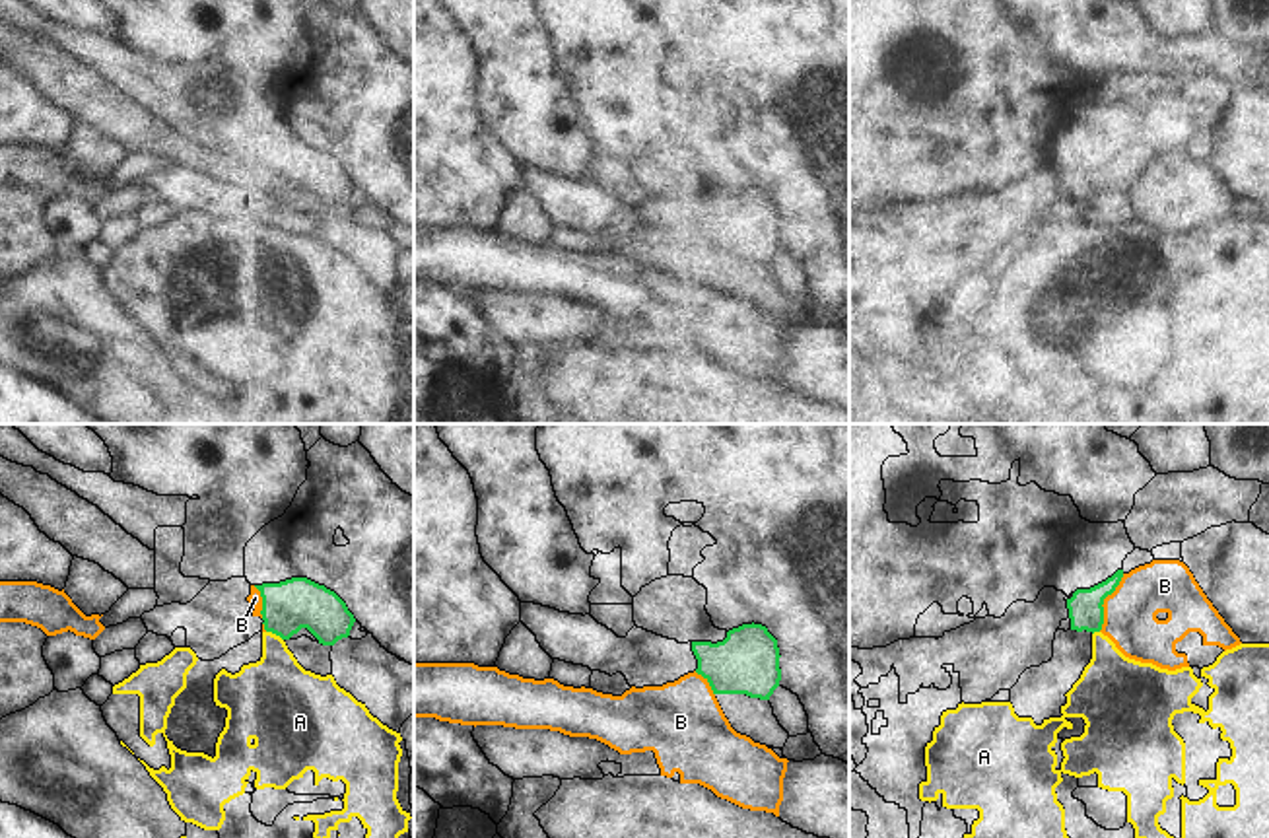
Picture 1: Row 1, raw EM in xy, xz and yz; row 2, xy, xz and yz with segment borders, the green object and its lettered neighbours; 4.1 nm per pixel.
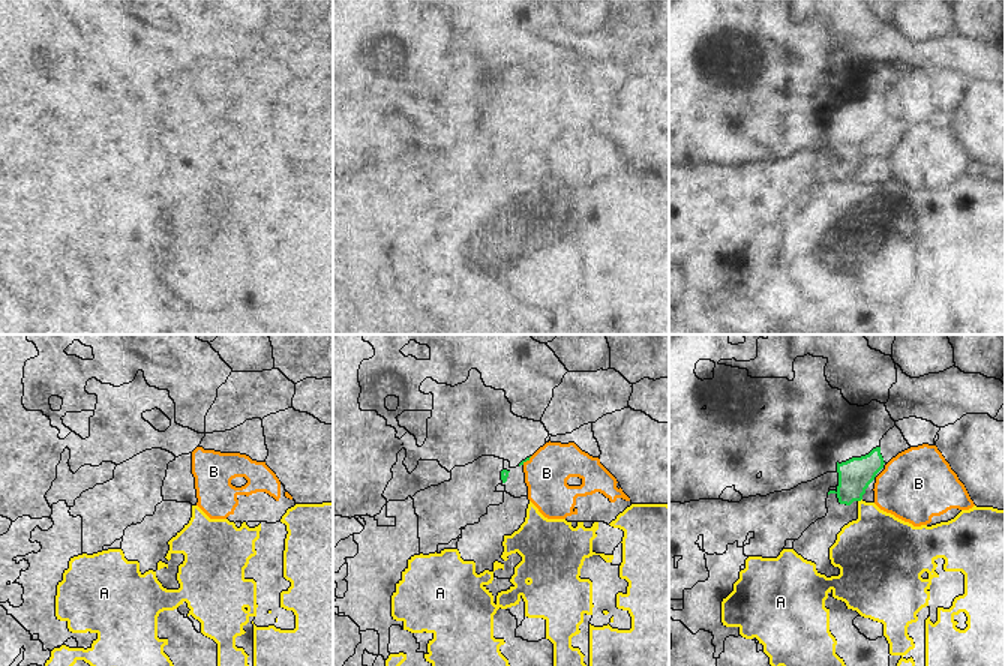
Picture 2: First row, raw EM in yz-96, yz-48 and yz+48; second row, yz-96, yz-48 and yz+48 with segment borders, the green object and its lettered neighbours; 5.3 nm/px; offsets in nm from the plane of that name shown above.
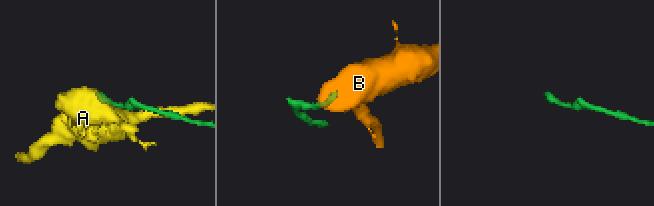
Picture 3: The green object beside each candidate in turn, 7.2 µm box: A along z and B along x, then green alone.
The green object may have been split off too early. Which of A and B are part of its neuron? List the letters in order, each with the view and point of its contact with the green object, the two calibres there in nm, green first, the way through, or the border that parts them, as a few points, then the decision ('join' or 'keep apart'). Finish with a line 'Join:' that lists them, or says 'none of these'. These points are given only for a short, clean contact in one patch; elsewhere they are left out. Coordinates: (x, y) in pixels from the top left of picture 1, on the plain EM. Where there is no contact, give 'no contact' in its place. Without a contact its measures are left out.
A: meets green in xy at (274, 197); 220 nm thick on the green side, 300 nm on the other; border along xy (267, 195), (282, 205); keep apart
B: meets green in yz at (1102, 168); 140 nm thick on the green side, 220 nm on the other; border along yz (1124, 139), (1104, 164), (1102, 191), (1098, 195); keep apart
Join: none of these

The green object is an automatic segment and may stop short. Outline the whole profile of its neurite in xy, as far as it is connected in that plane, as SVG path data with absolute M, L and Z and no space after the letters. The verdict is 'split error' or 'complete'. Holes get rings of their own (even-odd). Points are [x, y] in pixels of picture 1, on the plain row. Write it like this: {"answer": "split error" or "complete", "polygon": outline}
{"answer": "complete", "polygon": "M307 142L255 150L262 161L262 189L266 196L290 204L307 192L323 210L348 202L356 187L346 167L325 150Z"}

